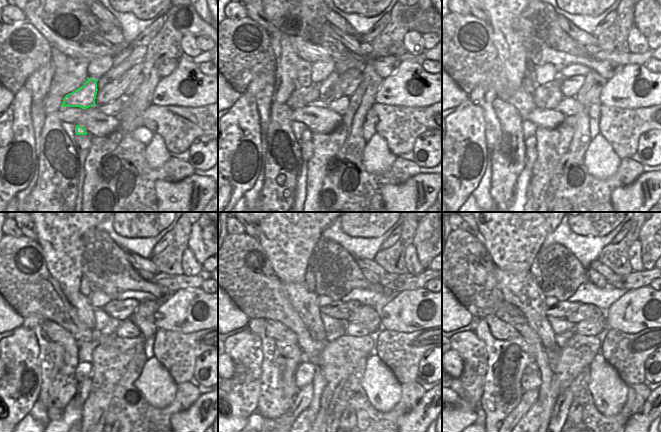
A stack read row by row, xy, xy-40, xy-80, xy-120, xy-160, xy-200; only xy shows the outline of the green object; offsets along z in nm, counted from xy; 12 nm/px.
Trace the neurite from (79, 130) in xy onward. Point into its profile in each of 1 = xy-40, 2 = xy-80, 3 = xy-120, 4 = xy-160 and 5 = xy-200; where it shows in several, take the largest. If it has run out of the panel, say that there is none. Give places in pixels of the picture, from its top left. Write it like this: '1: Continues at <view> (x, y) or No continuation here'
1: Continues at xy-40 (307, 134)
2: Continues at xy-80 (530, 142)
3: Continues at xy-120 (84, 369)
4: Continues at xy-160 (305, 372)
5: Continues at xy-200 (531, 379).

